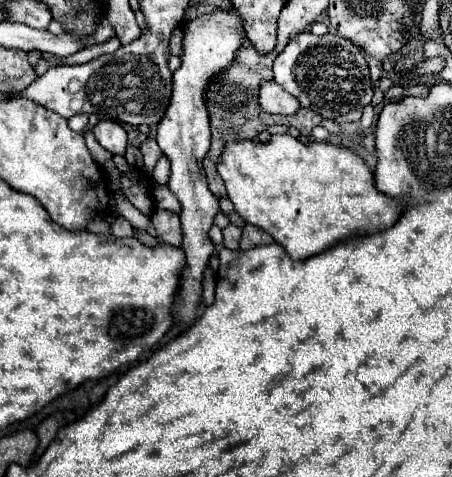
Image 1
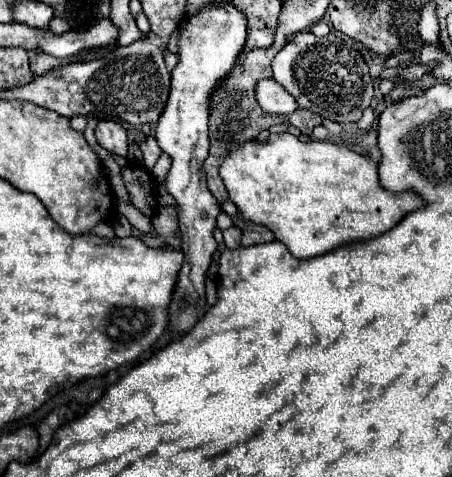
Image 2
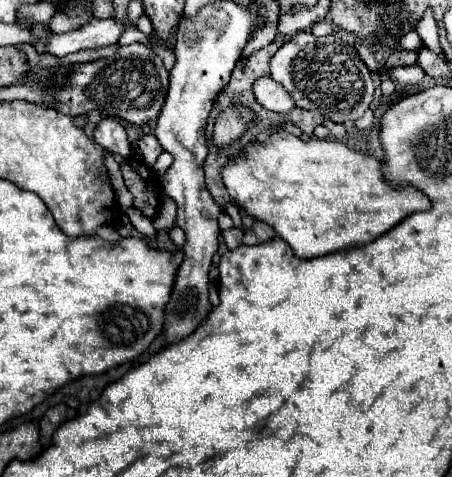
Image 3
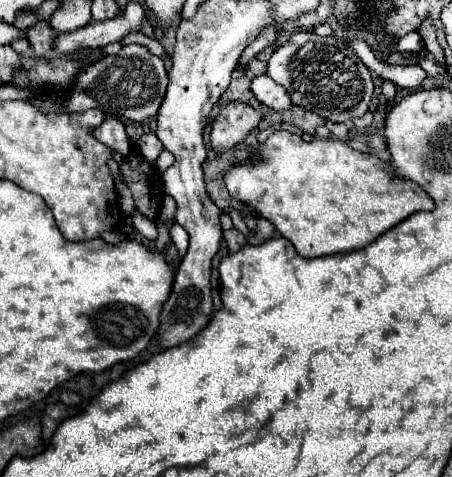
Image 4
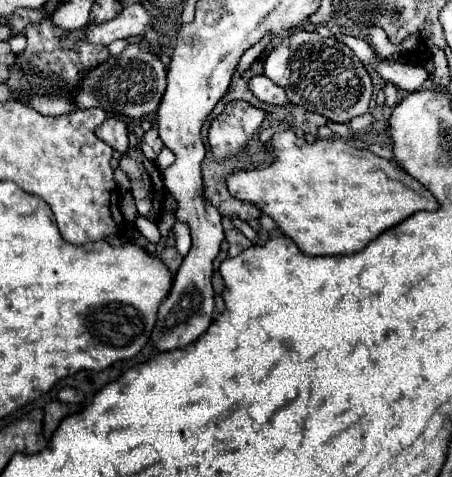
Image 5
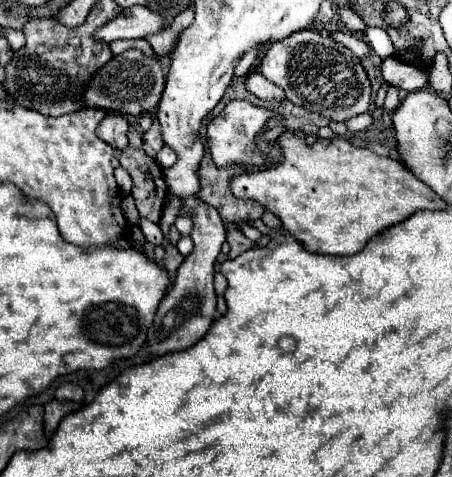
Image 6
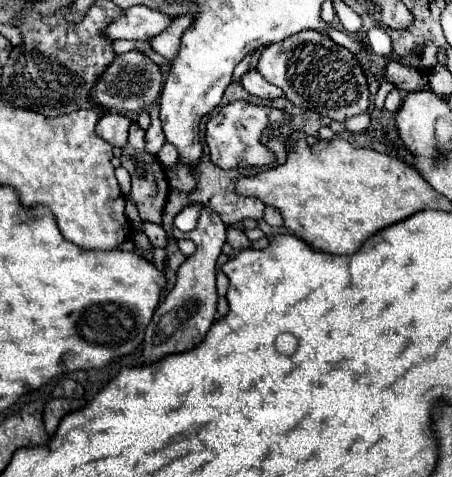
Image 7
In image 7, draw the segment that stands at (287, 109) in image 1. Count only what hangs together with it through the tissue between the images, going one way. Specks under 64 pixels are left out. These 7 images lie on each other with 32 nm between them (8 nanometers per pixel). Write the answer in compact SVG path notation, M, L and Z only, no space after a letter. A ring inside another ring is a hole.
M248 70L240 84L244 86L246 92L250 92L252 96L258 96L258 98L264 98L264 100L272 100L272 98L278 98L282 96L282 90L270 82L266 82L256 70Z

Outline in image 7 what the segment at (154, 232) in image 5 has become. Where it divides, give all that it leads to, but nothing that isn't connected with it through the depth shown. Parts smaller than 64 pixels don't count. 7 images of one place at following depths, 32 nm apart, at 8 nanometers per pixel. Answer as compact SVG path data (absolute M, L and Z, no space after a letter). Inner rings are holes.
M144 222L144 232L150 238L150 242L156 248L166 248L170 242L170 236L166 234L166 230L160 224L152 224L152 222Z

